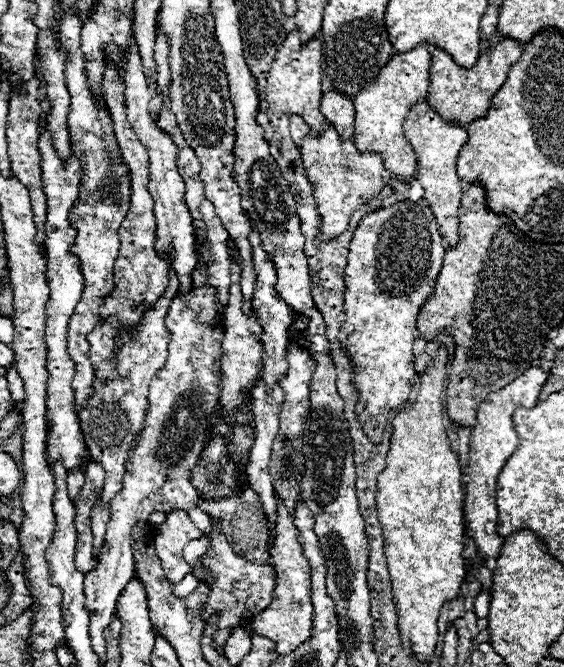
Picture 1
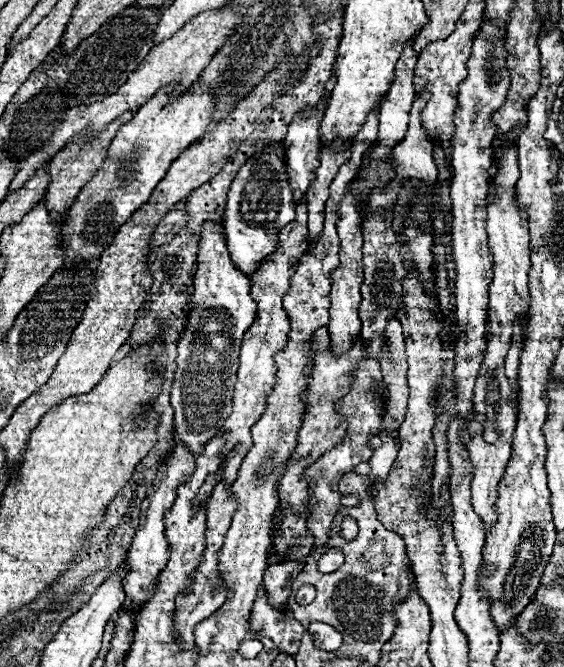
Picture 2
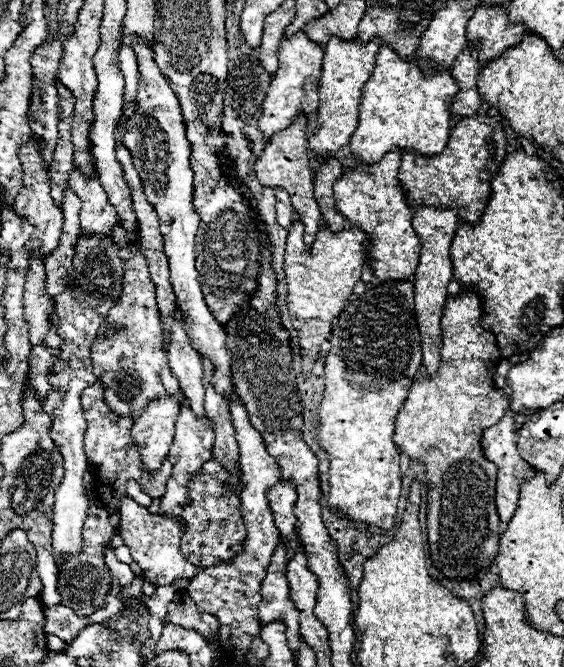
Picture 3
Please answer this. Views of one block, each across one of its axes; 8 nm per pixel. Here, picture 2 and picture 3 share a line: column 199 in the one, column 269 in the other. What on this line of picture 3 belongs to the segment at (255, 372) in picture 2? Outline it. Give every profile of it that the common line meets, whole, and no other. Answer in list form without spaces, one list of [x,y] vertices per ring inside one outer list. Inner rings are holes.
[[[278,480],[268,490],[268,500],[270,500],[270,510],[272,510],[274,524],[276,524],[276,528],[280,530],[280,534],[284,538],[286,558],[290,562],[292,556],[296,554],[298,546],[300,546],[300,540],[296,538],[296,532],[294,532],[294,526],[296,526],[296,516],[294,516],[296,488],[286,480]]]

